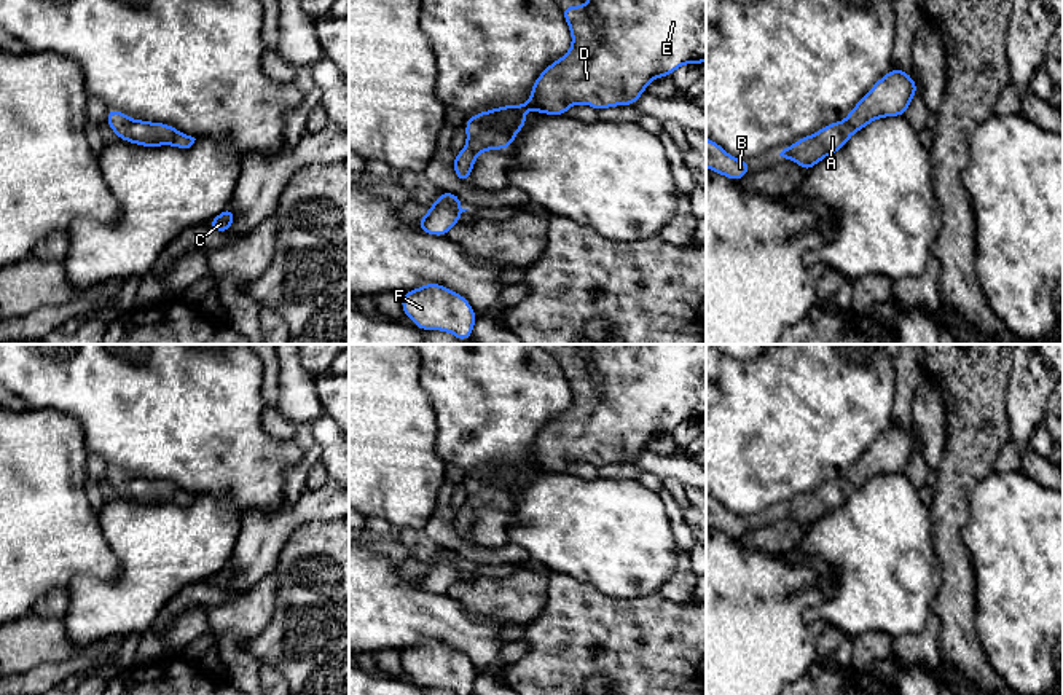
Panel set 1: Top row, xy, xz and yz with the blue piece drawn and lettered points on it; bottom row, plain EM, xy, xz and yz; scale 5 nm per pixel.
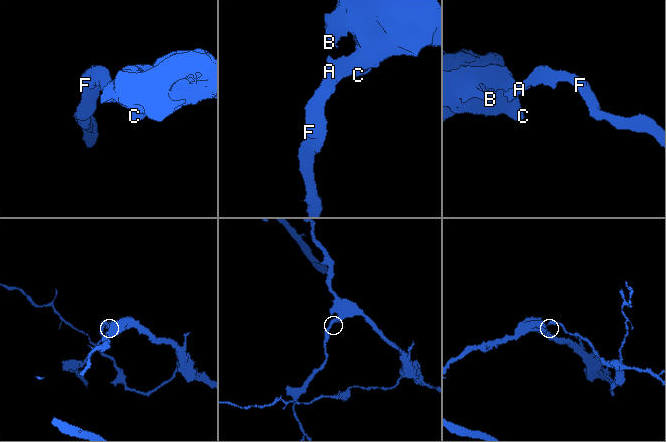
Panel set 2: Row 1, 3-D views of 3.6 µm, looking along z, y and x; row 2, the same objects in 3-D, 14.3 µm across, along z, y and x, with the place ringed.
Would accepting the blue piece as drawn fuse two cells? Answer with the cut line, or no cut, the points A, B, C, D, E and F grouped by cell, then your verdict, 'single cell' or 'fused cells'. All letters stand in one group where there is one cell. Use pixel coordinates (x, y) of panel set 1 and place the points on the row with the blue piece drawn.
cut none; groups A B C D E F; single cell

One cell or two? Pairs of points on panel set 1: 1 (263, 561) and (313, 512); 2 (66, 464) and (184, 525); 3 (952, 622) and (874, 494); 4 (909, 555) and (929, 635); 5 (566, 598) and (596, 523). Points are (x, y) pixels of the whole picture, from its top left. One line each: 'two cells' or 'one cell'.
1: one cell
2: two cells
3: two cells
4: two cells
5: two cells

